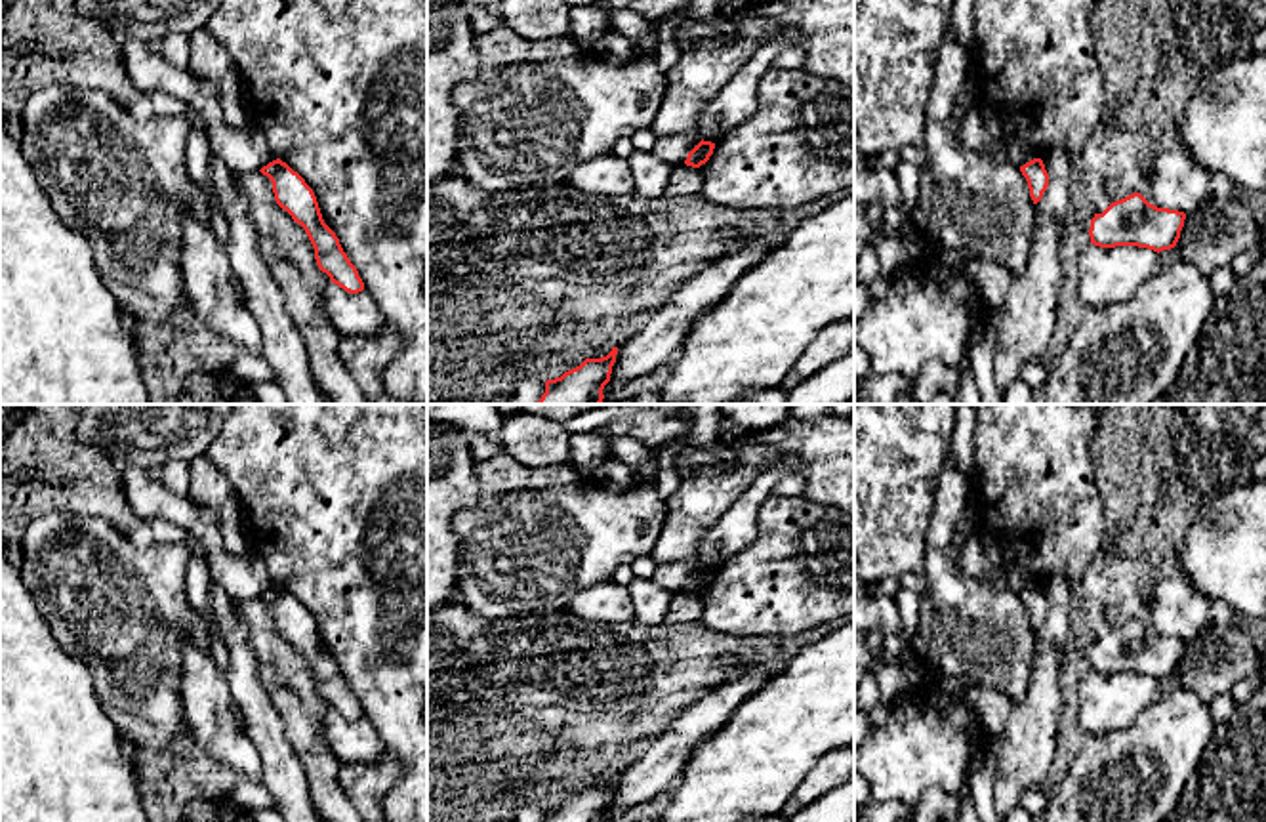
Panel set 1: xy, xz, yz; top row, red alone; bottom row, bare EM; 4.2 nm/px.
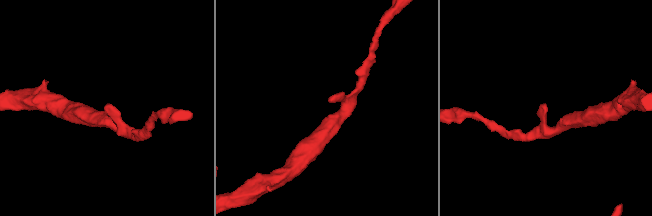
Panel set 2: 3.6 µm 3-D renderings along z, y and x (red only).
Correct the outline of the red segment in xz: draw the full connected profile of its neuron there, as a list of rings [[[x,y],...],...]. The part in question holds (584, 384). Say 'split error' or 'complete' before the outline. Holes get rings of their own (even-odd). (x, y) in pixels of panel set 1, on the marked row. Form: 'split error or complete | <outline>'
complete | [[[618,347],[606,357],[585,359],[580,366],[564,372],[561,378],[545,381],[545,393],[538,404],[601,404],[602,389],[610,381]]]

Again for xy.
complete | [[[280,158],[269,162],[259,172],[271,179],[276,204],[305,229],[315,248],[318,269],[345,292],[362,292],[364,282],[357,267],[343,252],[336,233],[324,223],[316,196],[305,179]]]

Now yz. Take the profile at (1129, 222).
complete | [[[1133,193],[1094,214],[1089,236],[1100,248],[1138,246],[1159,254],[1176,246],[1184,219],[1184,212],[1157,208]]]

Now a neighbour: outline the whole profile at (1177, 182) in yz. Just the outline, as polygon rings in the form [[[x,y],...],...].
[[[1180,145],[1152,158],[1148,187],[1140,195],[1157,208],[1190,214],[1211,195],[1211,177],[1213,172]]]

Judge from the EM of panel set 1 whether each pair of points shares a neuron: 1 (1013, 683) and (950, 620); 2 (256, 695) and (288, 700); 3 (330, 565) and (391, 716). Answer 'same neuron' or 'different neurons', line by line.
1: same neuron
2: different neurons
3: same neuron

